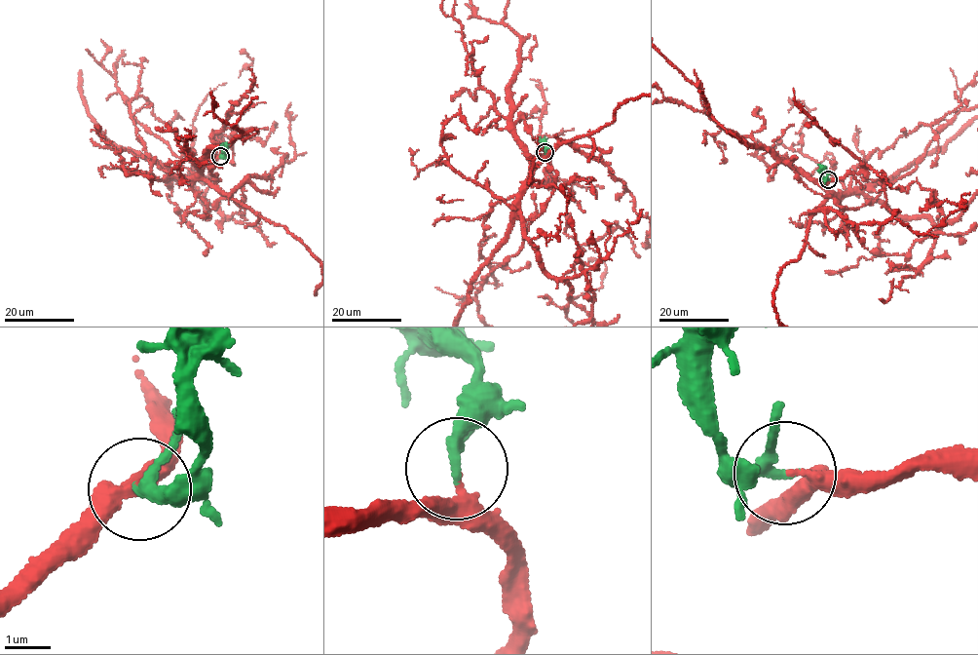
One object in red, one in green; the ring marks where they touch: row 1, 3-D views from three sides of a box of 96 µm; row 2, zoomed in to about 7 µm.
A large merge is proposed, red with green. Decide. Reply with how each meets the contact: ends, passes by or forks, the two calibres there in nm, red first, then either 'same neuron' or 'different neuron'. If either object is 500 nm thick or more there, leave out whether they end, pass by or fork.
red passes by | green passes by | 180/220 nm | same neuron

